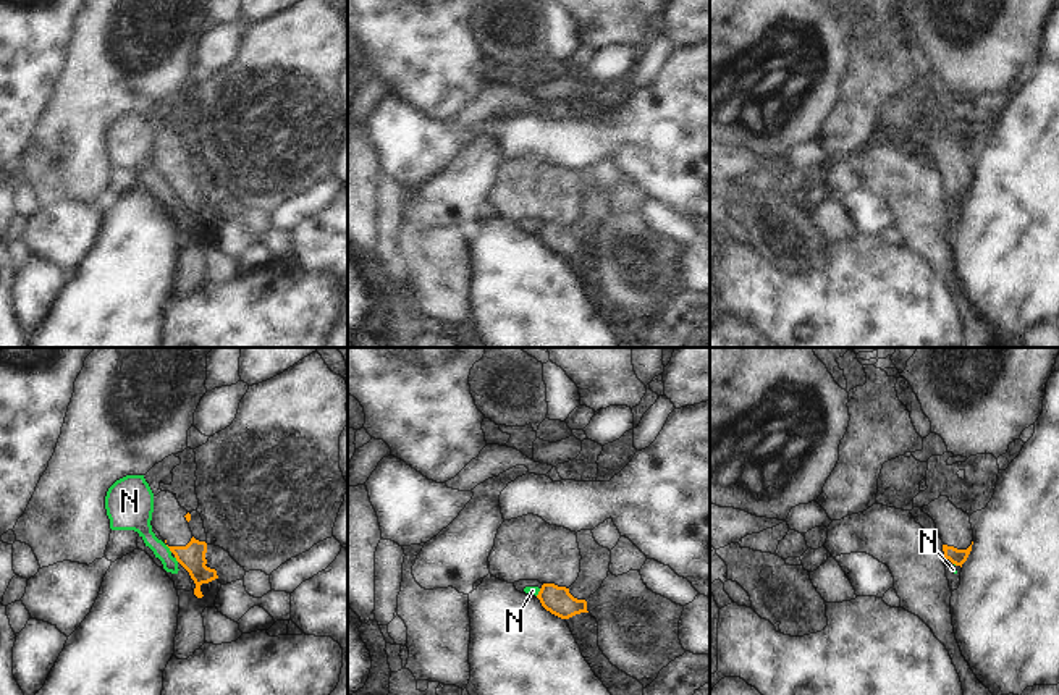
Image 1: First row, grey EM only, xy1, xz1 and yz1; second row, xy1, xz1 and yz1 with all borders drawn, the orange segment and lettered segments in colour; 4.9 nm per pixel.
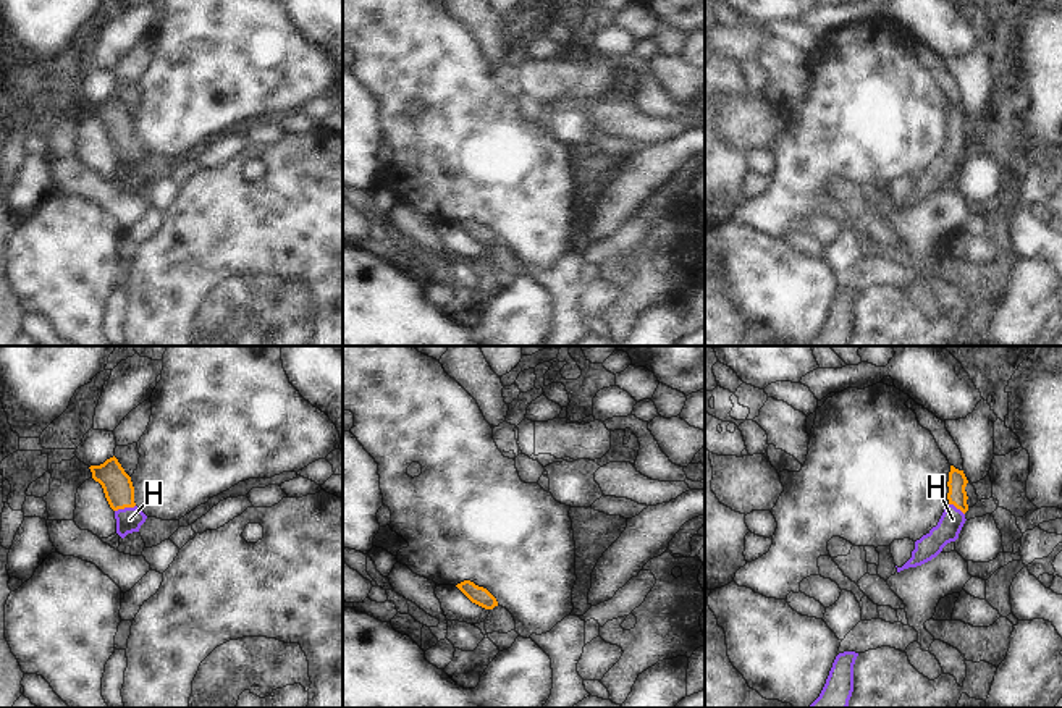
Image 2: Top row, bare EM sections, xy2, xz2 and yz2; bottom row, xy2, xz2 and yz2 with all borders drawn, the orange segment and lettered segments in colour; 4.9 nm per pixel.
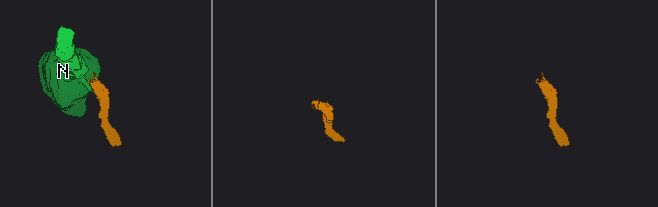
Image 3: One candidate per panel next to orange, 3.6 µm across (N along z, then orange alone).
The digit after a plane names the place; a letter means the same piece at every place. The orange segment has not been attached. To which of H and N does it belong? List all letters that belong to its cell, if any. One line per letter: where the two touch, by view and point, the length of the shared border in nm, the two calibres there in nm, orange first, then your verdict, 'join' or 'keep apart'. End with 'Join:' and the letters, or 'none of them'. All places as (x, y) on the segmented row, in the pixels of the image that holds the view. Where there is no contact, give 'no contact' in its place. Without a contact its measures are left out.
H: meets orange in xy2 at (125, 506); contact 110 nm long; 150 nm thick on the orange side, 130 nm on the other; join
N: meets orange in xy1 at (168, 547); contact 50 nm long; 130 nm thick on the orange side, 190 nm on the other; keep apart
Join: H

